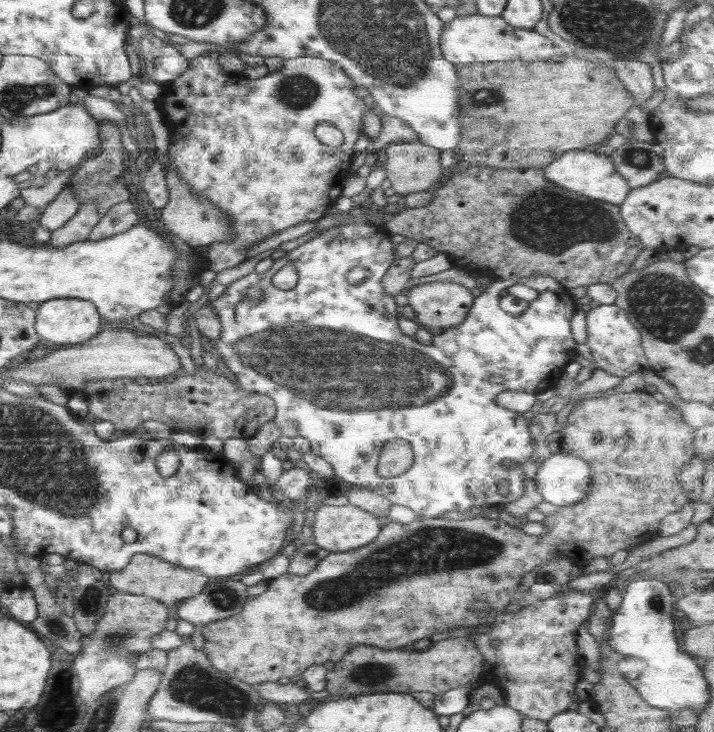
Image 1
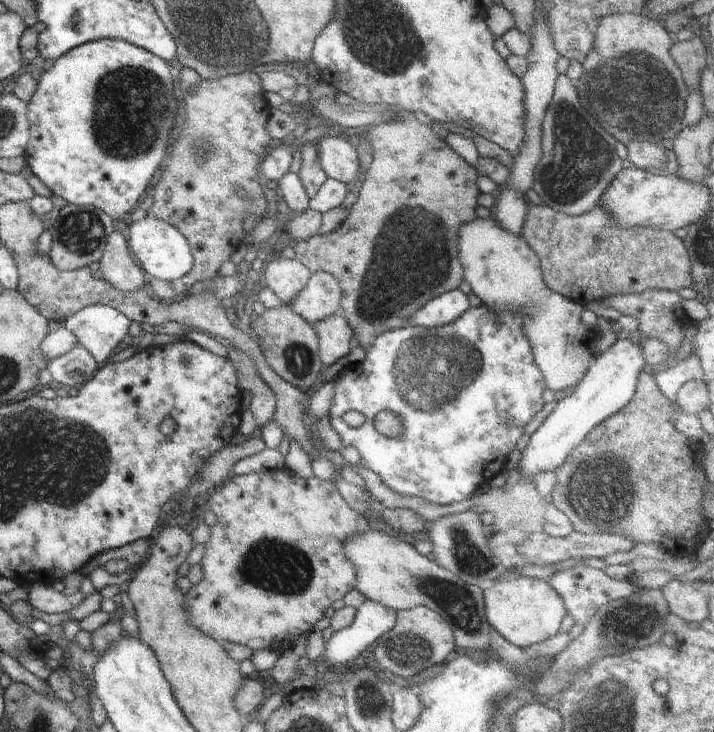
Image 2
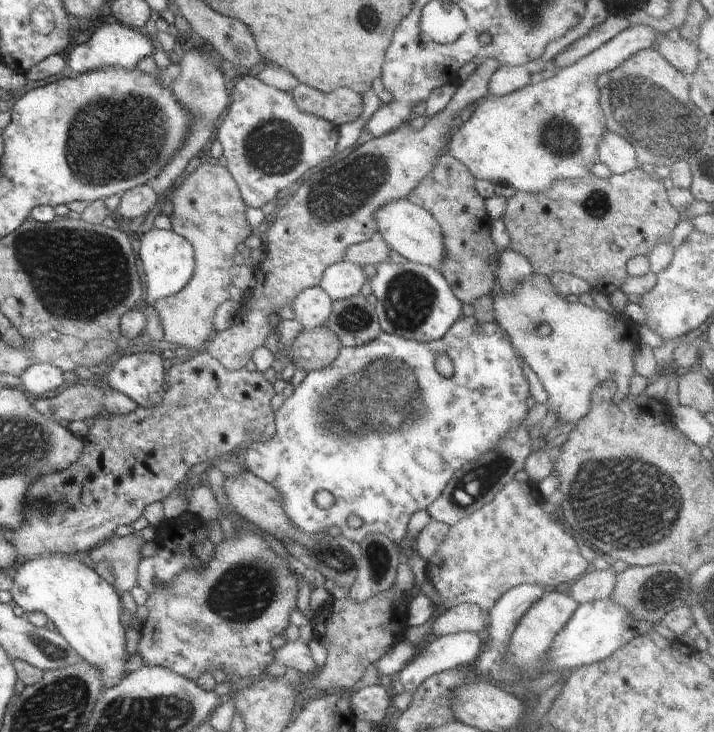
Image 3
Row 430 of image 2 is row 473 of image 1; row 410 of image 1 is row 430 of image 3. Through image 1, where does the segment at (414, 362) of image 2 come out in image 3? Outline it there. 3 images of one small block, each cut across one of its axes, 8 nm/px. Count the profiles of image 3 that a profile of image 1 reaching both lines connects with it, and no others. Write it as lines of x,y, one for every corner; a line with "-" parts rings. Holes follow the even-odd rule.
462,315
451,329
437,341
415,341
398,335
388,334
380,331
379,335
370,342
355,347
340,347
339,355
336,360
326,368
313,370
306,373
302,382
295,388
290,398
285,398
284,404
276,412
276,432
274,436
267,441
254,441
247,445
244,454
241,454
241,461
247,467
248,471
254,473
258,478
264,479
272,486
275,486
281,494
283,500
283,509
286,511
287,519
292,521
303,533
313,535
314,533
325,533
331,530
332,524
342,526
342,534
350,540
356,540
357,543
364,538
369,532
384,533
392,542
399,543
407,531
410,517
418,511
425,511
440,494
443,493
444,487
448,484
450,477
461,467
469,462
475,461
478,457
490,452
496,445
501,442
503,437
509,434
511,429
516,429
525,422
529,407
526,400
530,395
529,382
524,375
524,370
518,361
518,355
515,348
510,342
509,336
502,330
501,326
495,321
489,323
480,323
474,315
-
482,325
482,332
476,334
474,328
-
440,352
446,352
454,364
454,373
449,378
441,376
434,367
436,356
-
364,398
364,400
362,400
-
370,400
370,402
368,402
-
372,400
380,400
372,402
-
372,404
372,406
368,406
-
406,416
406,420
404,420
-
404,420
404,422
402,422
-
384,422
384,424
382,424
-
388,424
398,424
400,426
392,428
-
358,428
358,430
356,430
-
356,430
356,432
354,432
-
318,490
328,490
334,496
334,504
328,510
320,510
314,504
314,494
-
356,514
358,518
363,520
363,525
358,528
350,528
348,526
348,516

